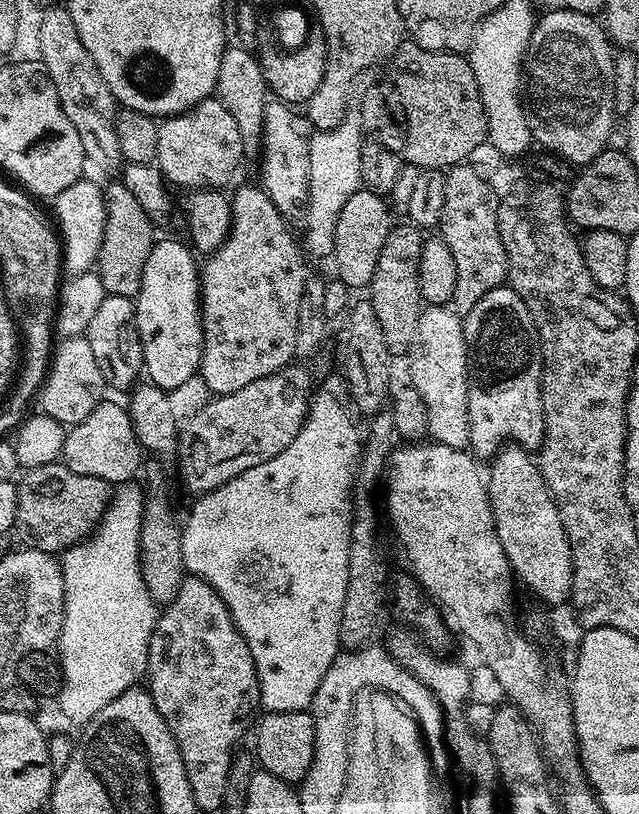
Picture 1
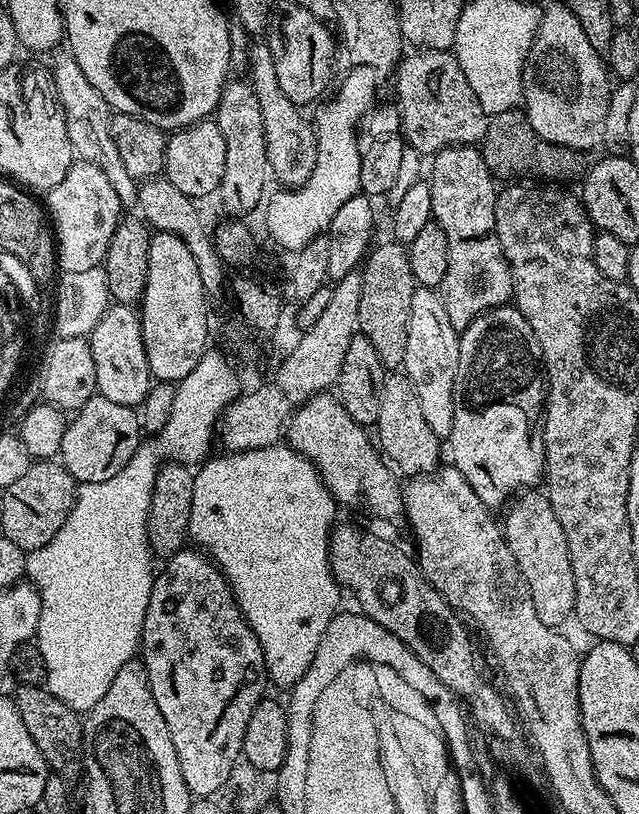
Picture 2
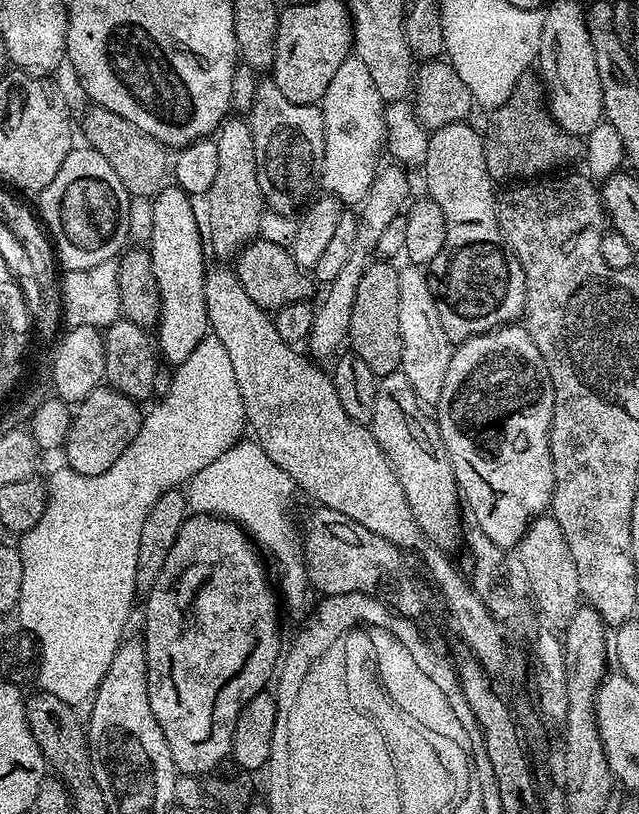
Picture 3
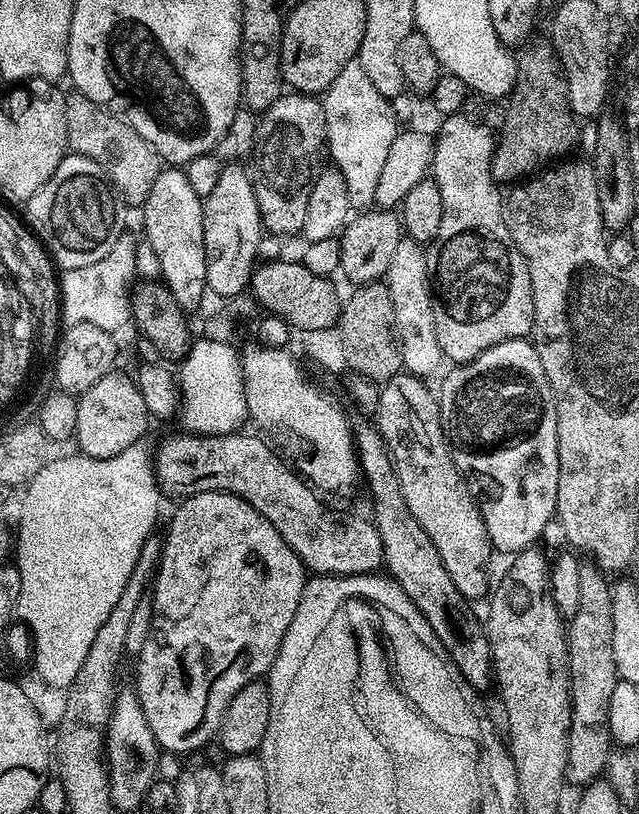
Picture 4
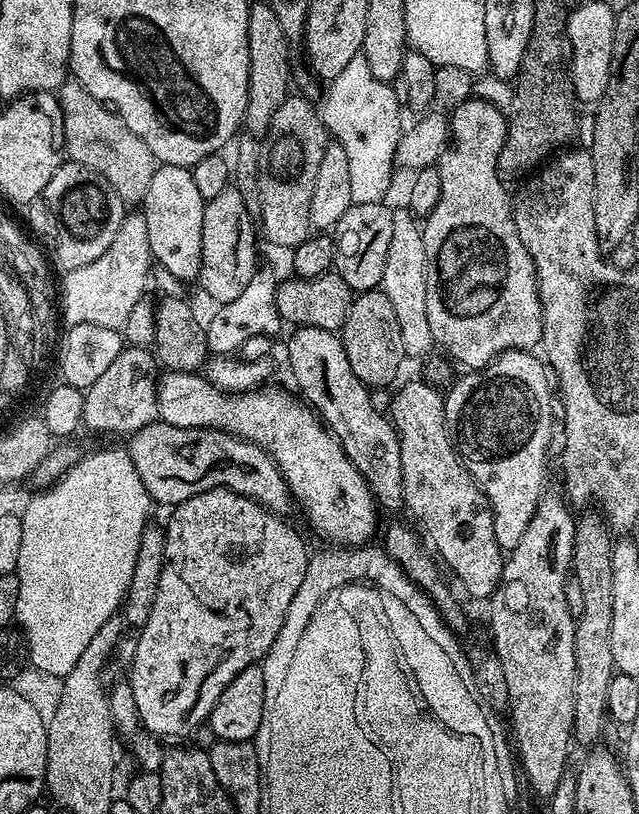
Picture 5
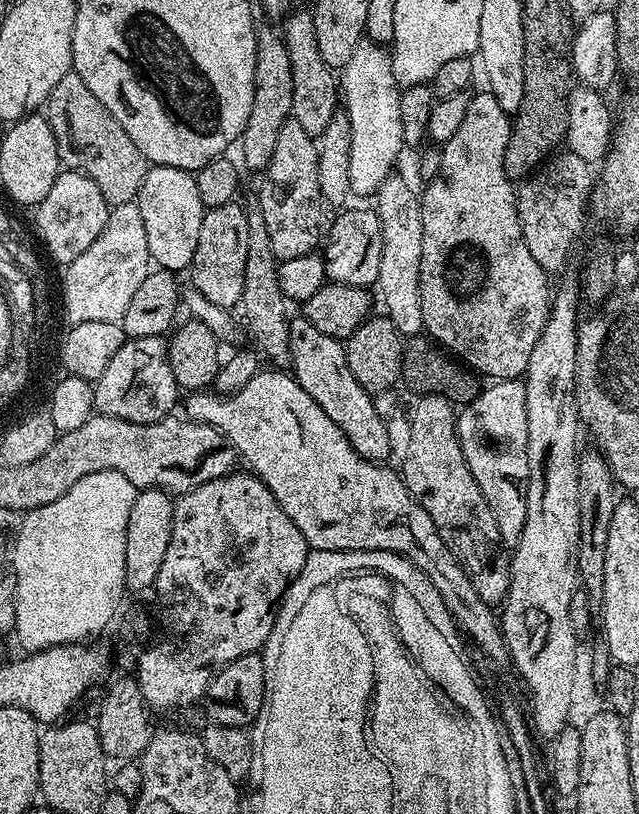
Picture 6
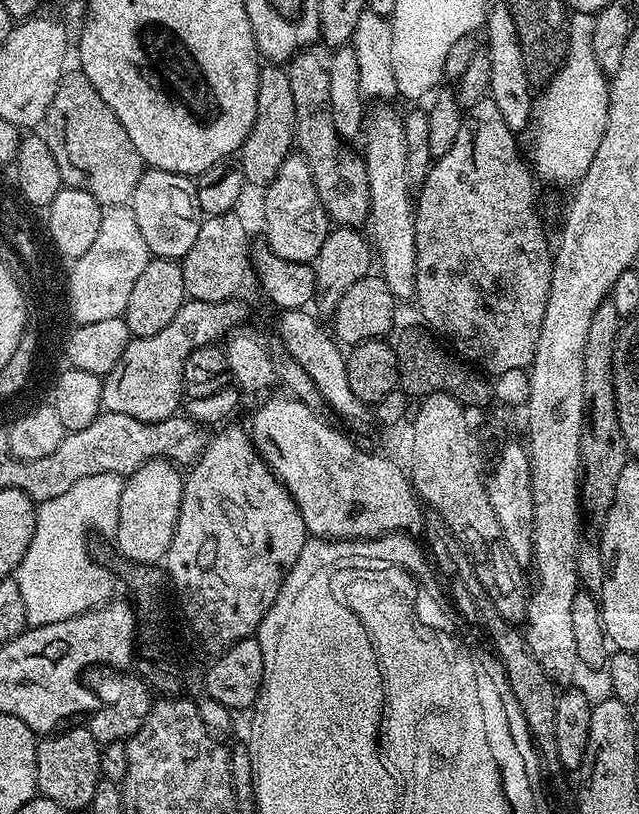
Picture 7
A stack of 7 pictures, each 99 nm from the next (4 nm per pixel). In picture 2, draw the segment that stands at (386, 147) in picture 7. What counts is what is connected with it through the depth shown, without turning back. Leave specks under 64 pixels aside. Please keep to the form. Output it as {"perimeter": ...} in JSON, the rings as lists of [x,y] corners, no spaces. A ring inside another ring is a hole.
{"perimeter":[[[417,286],[410,298],[410,318],[406,326],[406,354],[402,365],[403,375],[414,386],[418,402],[422,405],[430,430],[441,438],[447,438],[454,426],[454,382],[458,374],[458,350],[460,332],[450,326],[446,306],[440,300],[439,291],[431,287]]]}

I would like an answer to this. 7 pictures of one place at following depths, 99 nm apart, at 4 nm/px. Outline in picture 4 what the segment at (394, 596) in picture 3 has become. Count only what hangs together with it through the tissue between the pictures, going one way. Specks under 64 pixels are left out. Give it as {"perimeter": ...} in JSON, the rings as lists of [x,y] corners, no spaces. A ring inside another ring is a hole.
{"perimeter":[[[233,434],[230,436],[209,436],[197,438],[184,438],[188,440],[172,440],[162,450],[160,456],[158,454],[156,460],[156,481],[160,486],[161,493],[165,497],[176,496],[175,498],[183,498],[185,496],[193,496],[194,494],[202,494],[203,492],[229,492],[235,496],[241,496],[246,502],[250,502],[250,506],[254,506],[254,510],[258,510],[258,514],[262,514],[262,518],[266,518],[270,522],[270,526],[274,526],[274,530],[278,530],[278,534],[282,534],[282,538],[286,542],[286,546],[290,546],[290,550],[294,550],[294,554],[298,554],[298,558],[304,563],[305,569],[309,573],[317,576],[367,576],[375,573],[384,562],[384,547],[382,546],[382,538],[378,534],[375,523],[371,519],[363,520],[360,516],[347,516],[344,512],[335,512],[332,508],[327,508],[318,495],[317,489],[313,488],[295,467],[284,465],[284,460],[263,440],[265,437],[260,436],[244,436],[245,434]]]}

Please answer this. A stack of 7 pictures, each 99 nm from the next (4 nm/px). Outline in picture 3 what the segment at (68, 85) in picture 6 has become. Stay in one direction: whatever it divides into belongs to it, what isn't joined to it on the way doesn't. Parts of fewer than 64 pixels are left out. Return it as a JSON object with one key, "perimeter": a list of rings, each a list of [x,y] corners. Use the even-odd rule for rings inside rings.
{"perimeter":[[[89,107],[84,116],[84,136],[87,147],[98,150],[106,162],[110,162],[114,174],[122,178],[122,186],[128,191],[129,197],[155,197],[161,188],[165,187],[166,177],[170,172],[170,152],[163,144],[150,134],[138,130],[134,122],[126,122],[126,118],[118,118],[105,108]],[[169,155],[169,156],[168,156]],[[165,176],[165,180],[164,180]]]}

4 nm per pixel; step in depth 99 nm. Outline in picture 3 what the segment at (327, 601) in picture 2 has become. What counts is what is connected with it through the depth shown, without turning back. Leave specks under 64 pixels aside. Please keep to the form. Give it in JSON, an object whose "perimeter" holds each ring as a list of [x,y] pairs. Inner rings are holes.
{"perimeter":[[[241,438],[237,444],[230,446],[230,450],[226,450],[226,454],[214,458],[210,466],[198,470],[198,474],[194,474],[186,485],[186,499],[193,513],[233,520],[256,541],[270,560],[272,555],[280,571],[278,592],[283,607],[285,604],[292,612],[307,613],[314,604],[314,589],[308,580],[308,567],[304,565],[298,524],[292,521],[292,495],[297,495],[297,492],[296,484],[286,470],[270,462],[266,450],[262,450],[262,446],[252,438]]]}

